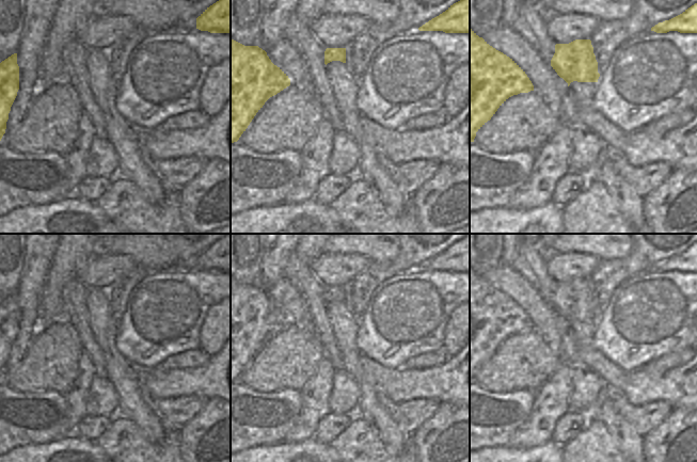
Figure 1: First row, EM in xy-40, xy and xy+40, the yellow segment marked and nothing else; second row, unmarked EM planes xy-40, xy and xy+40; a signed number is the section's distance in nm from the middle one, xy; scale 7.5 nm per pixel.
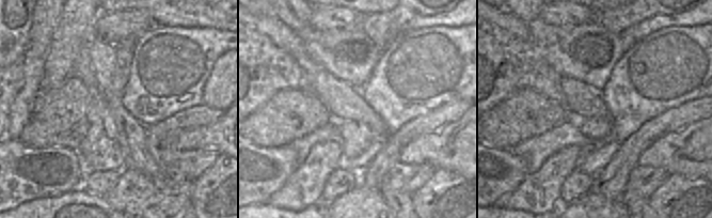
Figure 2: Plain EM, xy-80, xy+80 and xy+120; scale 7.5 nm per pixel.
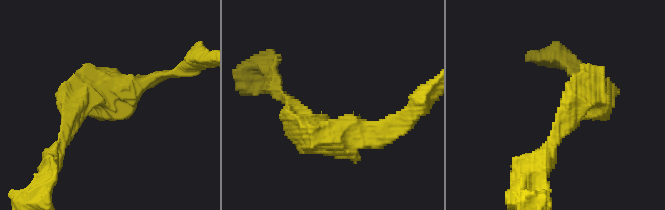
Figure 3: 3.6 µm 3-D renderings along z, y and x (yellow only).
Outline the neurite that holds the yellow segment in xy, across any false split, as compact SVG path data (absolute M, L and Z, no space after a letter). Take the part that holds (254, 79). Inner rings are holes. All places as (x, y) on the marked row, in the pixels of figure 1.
M231 38L231 144L237 142L265 102L290 85L288 76L258 46L244 46Z

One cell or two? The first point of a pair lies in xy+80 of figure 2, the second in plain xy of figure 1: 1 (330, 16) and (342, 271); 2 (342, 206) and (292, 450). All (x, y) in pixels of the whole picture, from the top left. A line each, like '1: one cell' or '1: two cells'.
1: one cell
2: two cells

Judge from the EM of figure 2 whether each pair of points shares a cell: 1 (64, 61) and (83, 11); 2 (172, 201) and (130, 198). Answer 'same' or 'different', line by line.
1: same
2: same

